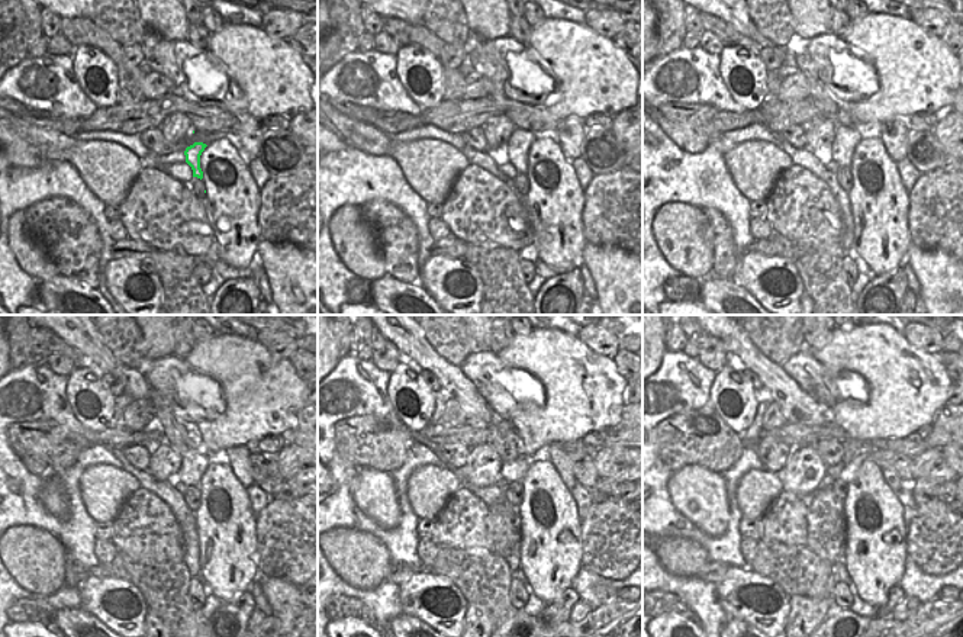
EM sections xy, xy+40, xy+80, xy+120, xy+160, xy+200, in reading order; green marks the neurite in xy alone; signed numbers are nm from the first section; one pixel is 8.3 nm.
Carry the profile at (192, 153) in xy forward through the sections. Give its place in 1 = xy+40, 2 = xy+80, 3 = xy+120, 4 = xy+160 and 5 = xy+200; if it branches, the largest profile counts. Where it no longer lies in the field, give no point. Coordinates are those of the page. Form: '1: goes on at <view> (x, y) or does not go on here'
1: goes on at xy+40 (521, 141)
2: goes on at xy+80 (846, 140)
3: goes on at xy+120 (193, 466)
4: goes on at xy+160 (514, 470)
5: goes on at xy+200 (834, 472)

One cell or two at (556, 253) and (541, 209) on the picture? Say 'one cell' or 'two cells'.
one cell

